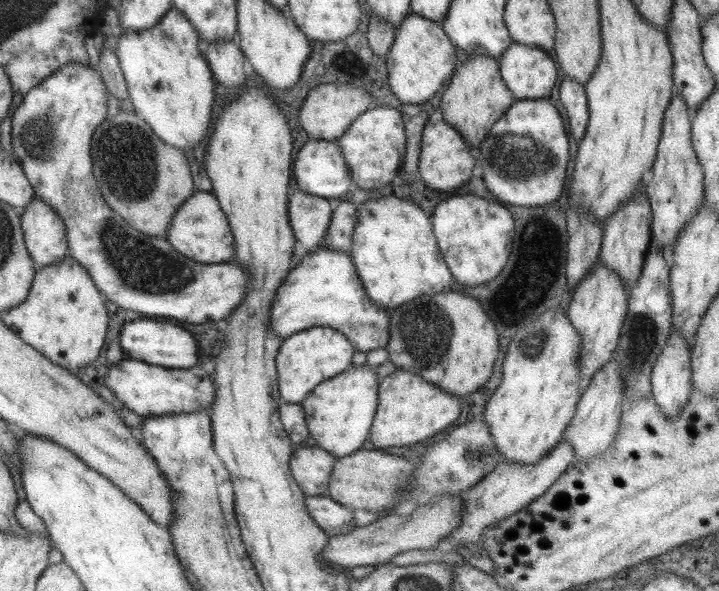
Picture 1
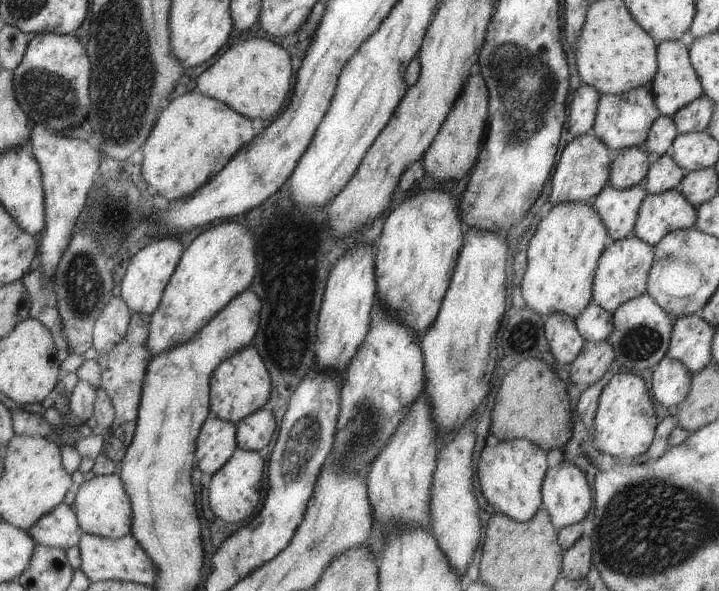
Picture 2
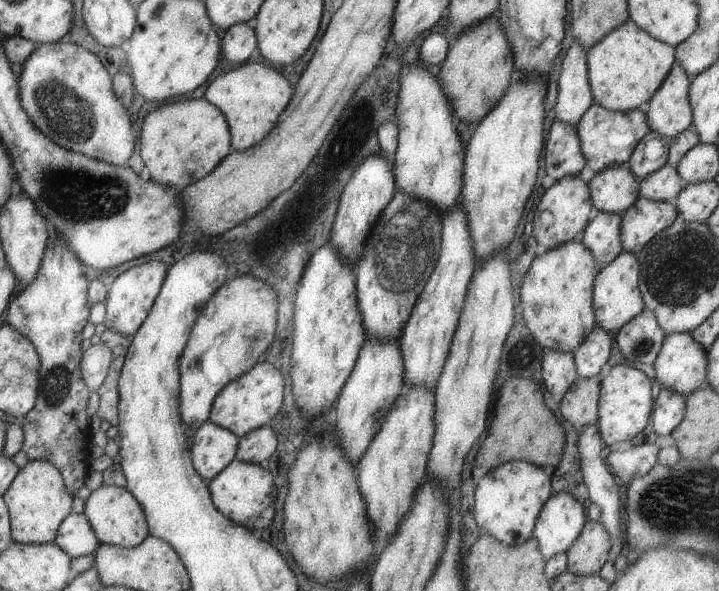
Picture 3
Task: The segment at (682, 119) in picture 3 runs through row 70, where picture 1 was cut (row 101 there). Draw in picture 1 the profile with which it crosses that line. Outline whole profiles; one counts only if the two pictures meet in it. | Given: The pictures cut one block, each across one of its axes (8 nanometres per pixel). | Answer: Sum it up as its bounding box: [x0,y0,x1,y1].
[645,91,703,251]

